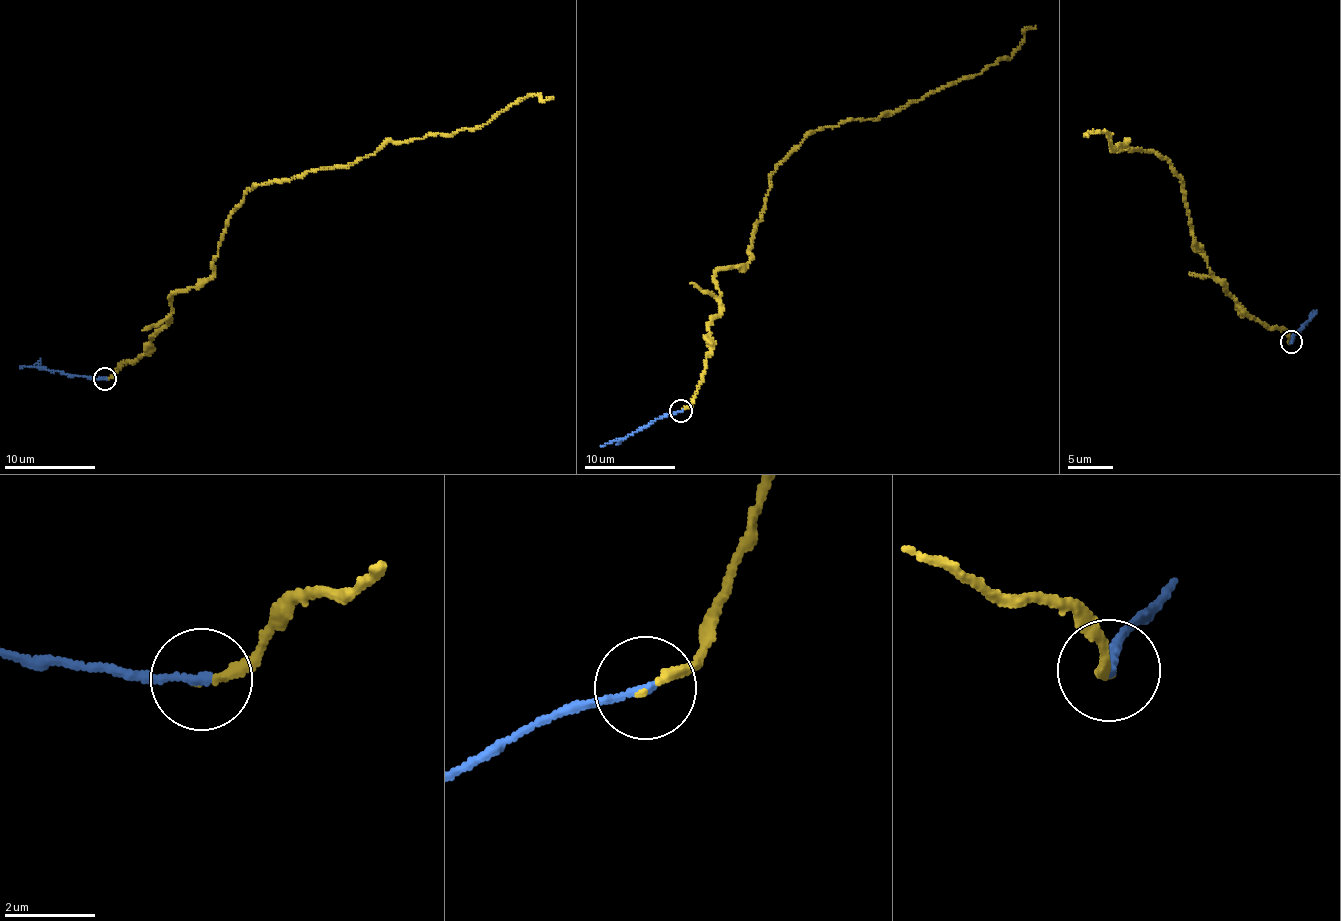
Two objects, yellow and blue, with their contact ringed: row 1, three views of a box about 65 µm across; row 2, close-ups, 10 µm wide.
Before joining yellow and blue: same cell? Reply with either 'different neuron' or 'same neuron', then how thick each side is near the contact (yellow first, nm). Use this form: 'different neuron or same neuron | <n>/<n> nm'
same neuron | 180/190 nm

